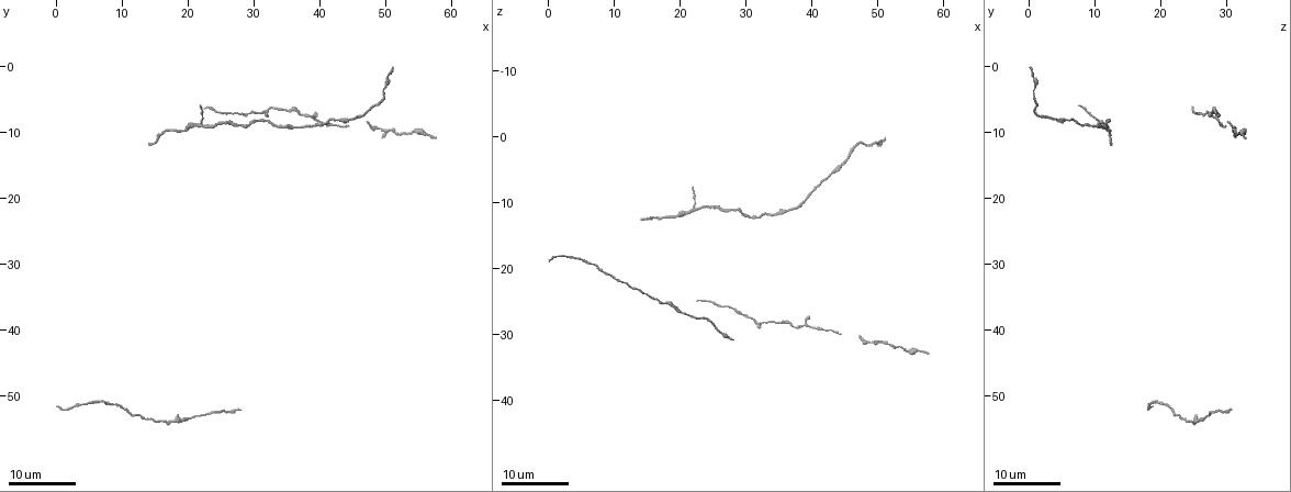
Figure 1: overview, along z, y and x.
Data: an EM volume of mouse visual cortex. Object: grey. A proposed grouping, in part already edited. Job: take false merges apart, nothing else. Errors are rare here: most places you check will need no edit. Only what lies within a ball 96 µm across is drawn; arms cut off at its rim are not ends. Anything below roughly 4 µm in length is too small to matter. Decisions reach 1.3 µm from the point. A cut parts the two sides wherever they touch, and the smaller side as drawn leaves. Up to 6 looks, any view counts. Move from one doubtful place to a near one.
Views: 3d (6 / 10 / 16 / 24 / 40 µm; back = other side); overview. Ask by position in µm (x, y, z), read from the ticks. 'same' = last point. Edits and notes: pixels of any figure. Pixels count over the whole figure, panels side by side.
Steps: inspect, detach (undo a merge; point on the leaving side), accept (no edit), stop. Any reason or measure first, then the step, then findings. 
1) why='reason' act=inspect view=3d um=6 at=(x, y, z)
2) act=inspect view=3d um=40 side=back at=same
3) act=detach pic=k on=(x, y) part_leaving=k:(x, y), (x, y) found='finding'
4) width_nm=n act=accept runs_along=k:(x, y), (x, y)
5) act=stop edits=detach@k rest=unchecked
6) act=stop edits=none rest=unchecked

why='thick turns thin' act=inspect view=3d um=16 at=(36.0, 9.0, 11.0)

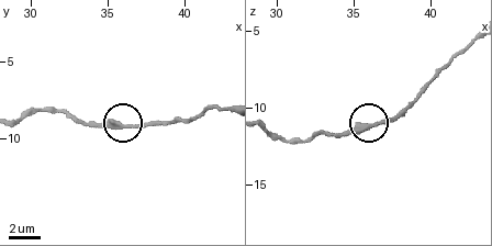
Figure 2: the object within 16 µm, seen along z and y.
why='zoom in' act=inspect view=3d um=10 at=(35.8, 9.2, 11.4)

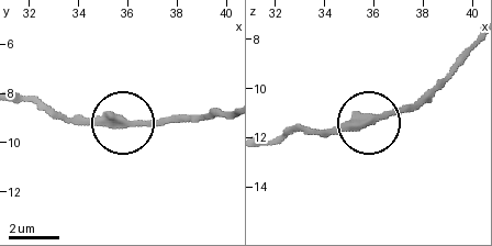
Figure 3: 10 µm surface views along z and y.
act=accept runs_along=3:(23, 98), (74, 116), (178, 123) found='one neuron here'

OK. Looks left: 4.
why='thick turns thin' act=inspect view=3d um=24 at=(49.0, 5.5, 1.0)

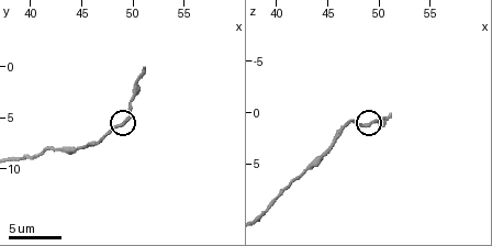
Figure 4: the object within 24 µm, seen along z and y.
act=inspect view=3d um=6 at=(49.4, 5.4, 1.0)

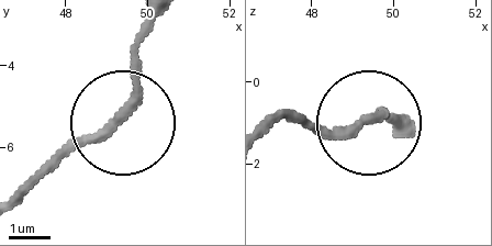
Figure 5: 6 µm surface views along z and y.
act=accept runs_along=5:(18, 194), (120, 122), (144, 20) found='all the same neuron'

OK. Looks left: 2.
why='sudden change in width' act=inspect view=3d um=6 at=(43.0, 8.2, 5.4)

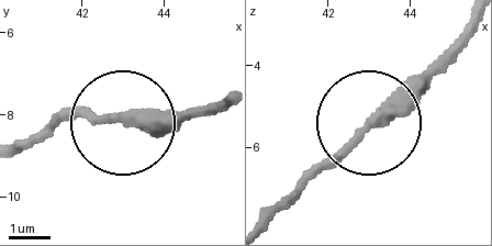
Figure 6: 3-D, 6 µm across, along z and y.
act=inspect view=3d um=6 side=back at=(42.80, 8.10, 5.60)

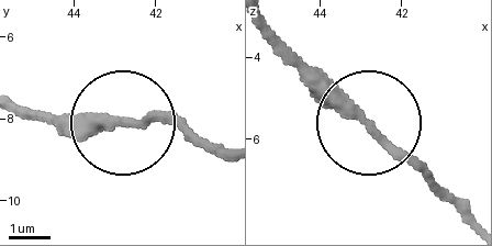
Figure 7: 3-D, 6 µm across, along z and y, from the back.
act=accept runs_along=7:(219, 154), (145, 115), (73, 126), (23, 115) found='all the same neuron'

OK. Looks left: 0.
act=stop edits=none rest=unchecked

